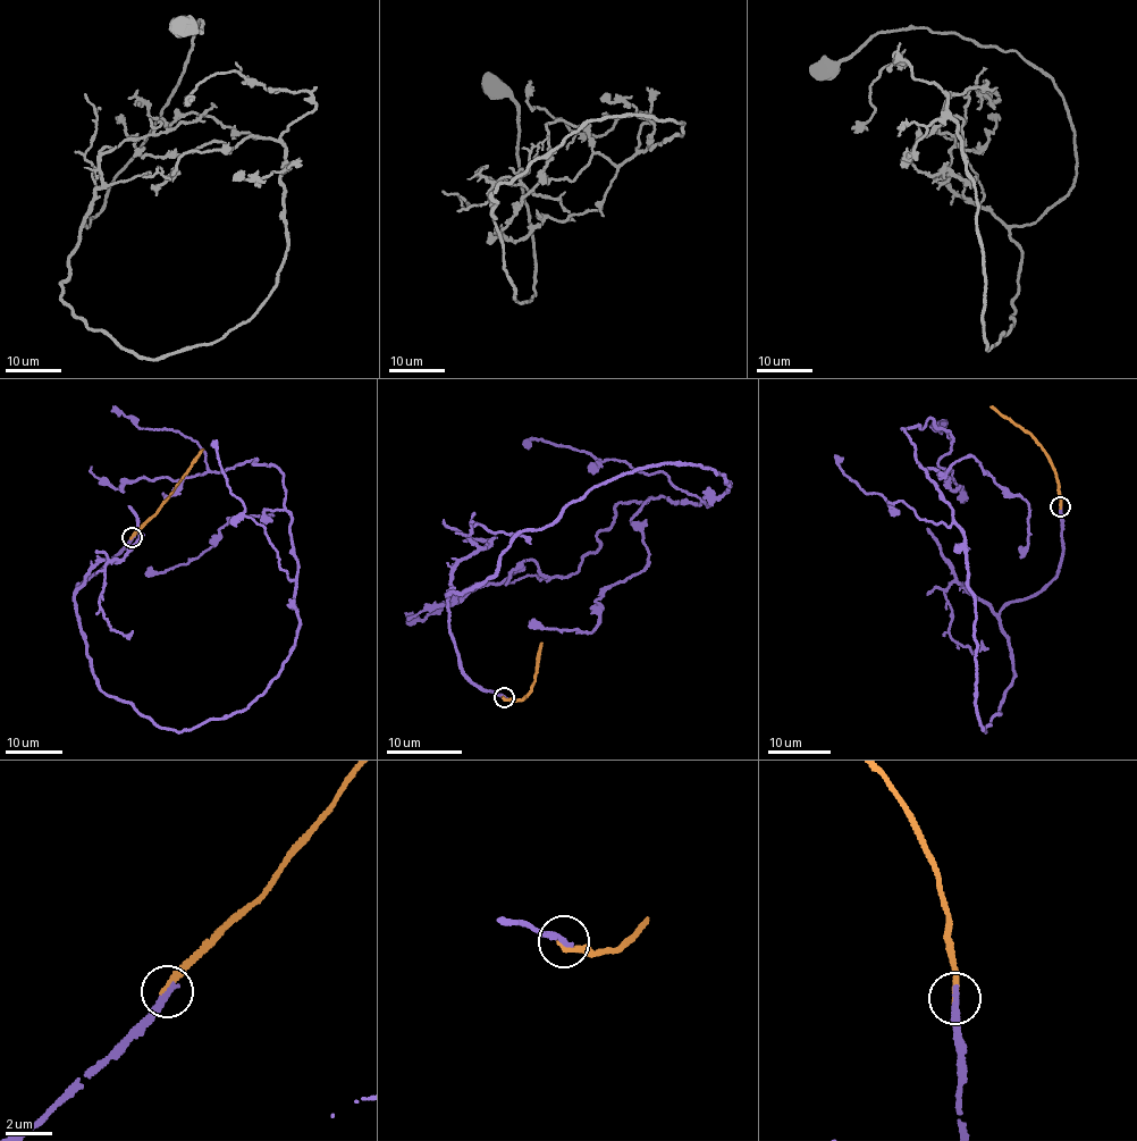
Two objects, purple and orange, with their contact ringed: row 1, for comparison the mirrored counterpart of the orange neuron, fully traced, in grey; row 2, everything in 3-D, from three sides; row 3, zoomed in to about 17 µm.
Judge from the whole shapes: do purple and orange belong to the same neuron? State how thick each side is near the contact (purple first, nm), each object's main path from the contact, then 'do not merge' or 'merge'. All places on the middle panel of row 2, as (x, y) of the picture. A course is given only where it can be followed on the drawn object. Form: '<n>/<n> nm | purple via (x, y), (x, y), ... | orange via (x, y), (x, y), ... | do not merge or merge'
280/260 nm | purple via (505, 696), (468, 678), (451, 590), (624, 473), (730, 483), (620, 503), (575, 572), (525, 560), (409, 617) | orange via (504, 697), (514, 703), (529, 691), (542, 643) | do not merge

